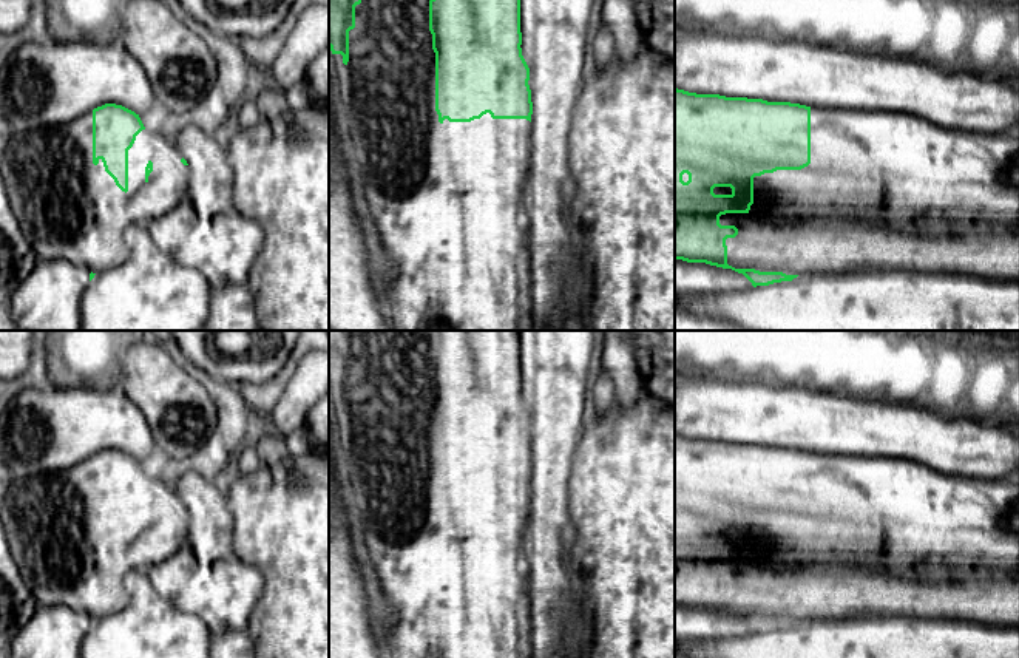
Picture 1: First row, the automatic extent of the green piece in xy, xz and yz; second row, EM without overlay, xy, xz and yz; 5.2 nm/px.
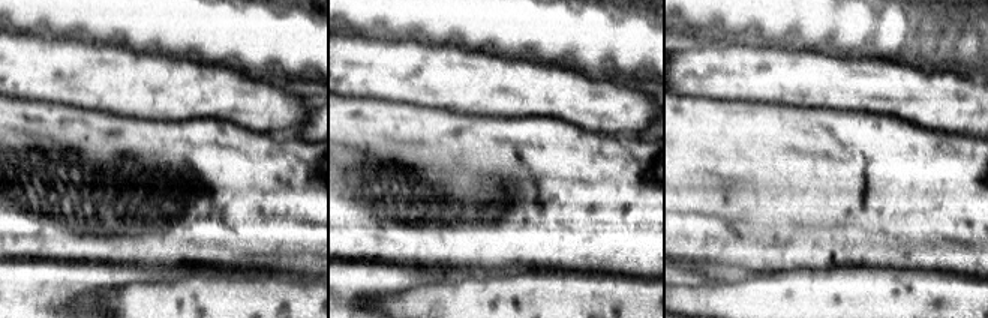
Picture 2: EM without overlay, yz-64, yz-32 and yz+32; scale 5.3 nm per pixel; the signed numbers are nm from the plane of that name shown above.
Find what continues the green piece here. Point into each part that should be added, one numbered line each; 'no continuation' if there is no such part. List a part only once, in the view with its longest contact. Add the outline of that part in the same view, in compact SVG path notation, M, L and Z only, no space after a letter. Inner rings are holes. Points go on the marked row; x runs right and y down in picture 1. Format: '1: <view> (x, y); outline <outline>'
1: yz (885, 190); outline M811 108L811 164L801 170L777 170L753 178L753 204L747 213L726 213L719 216L721 226L735 226L738 235L727 238L727 264L735 269L755 269L760 272L783 272L786 275L806 275L806 273L846 273L858 270L914 270L914 272L940 272L940 273L962 273L976 275L982 278L1019 281L1019 136L1004 133L977 133L965 130L950 130L931 124L914 114L899 111L854 111L854 110L829 110Z

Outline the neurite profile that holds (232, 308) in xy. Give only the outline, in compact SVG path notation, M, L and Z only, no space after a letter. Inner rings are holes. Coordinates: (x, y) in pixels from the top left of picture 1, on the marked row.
M244 284L212 290L205 331L258 331L255 300Z

